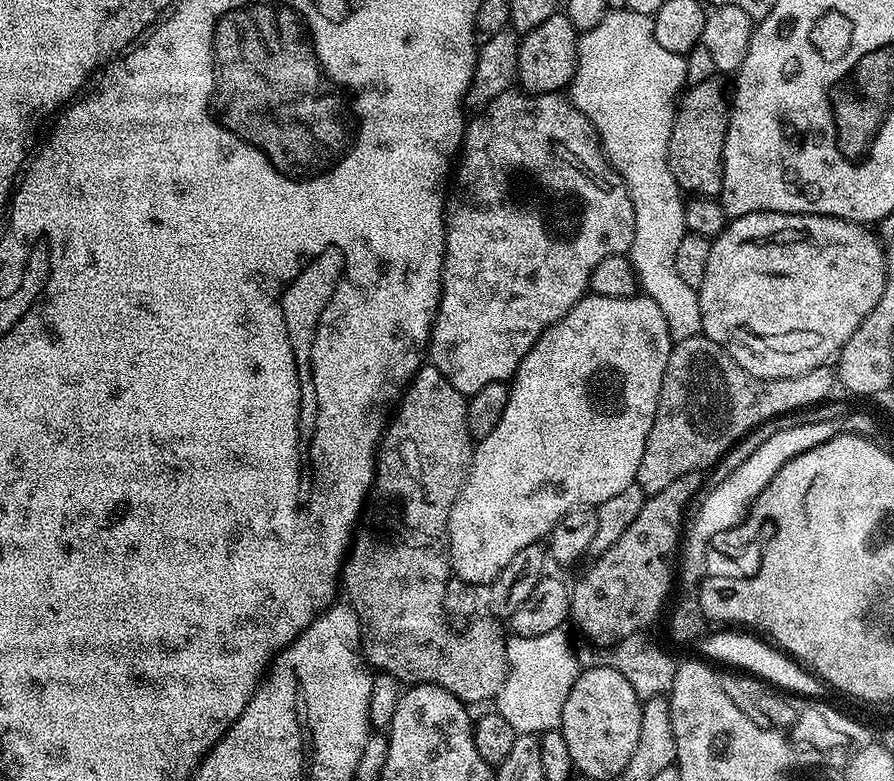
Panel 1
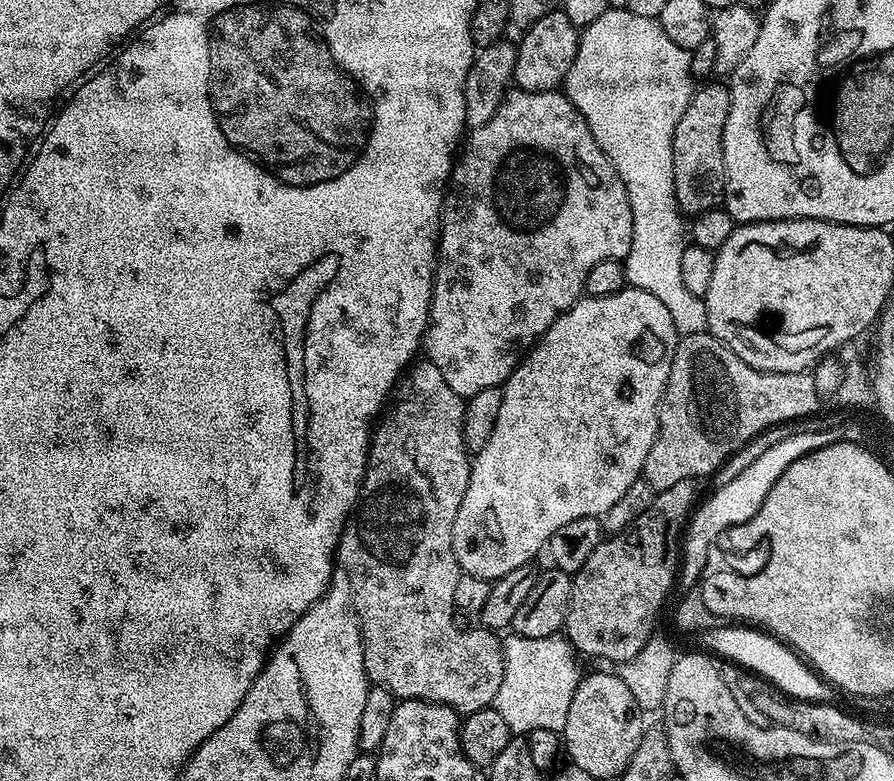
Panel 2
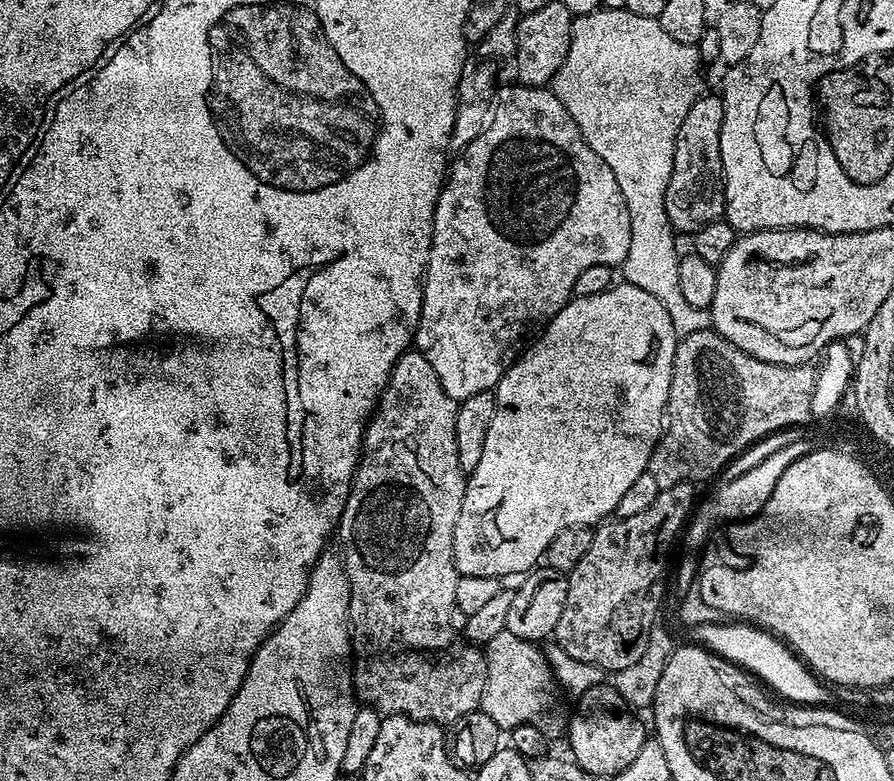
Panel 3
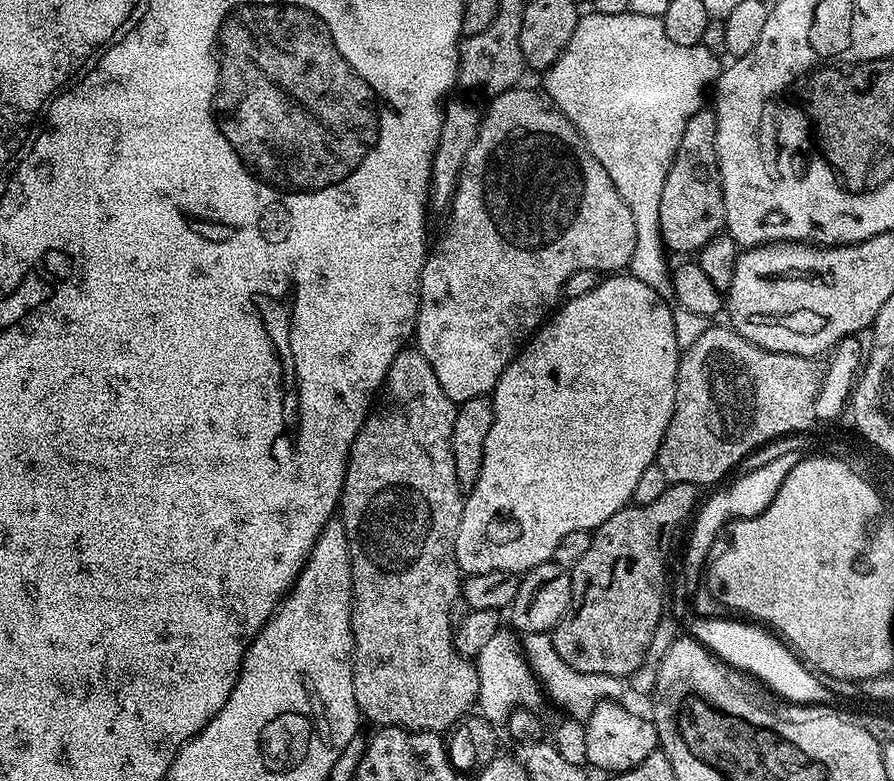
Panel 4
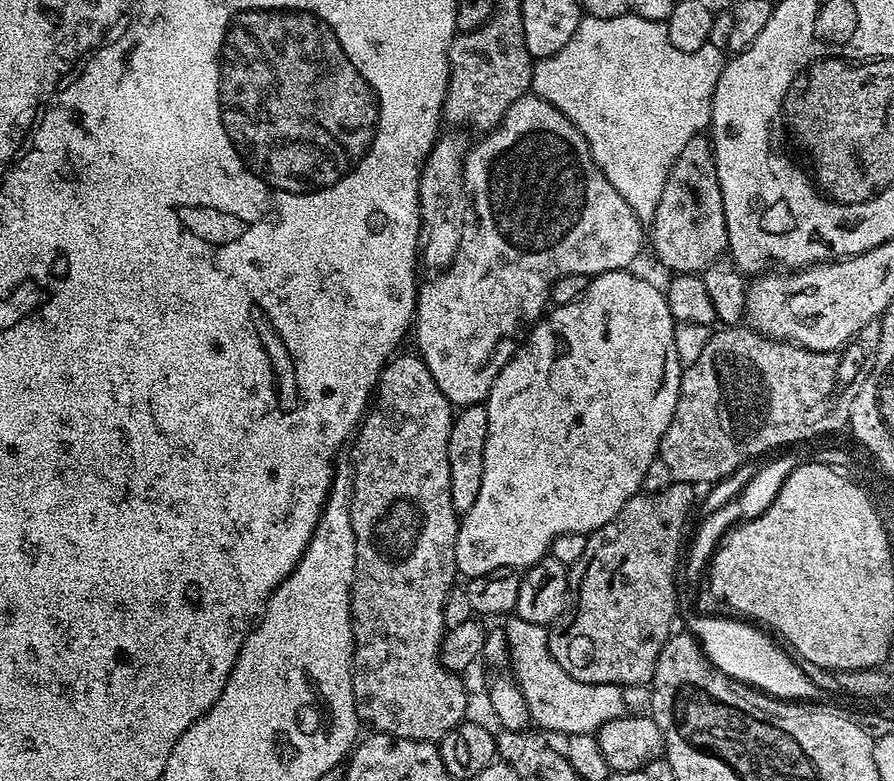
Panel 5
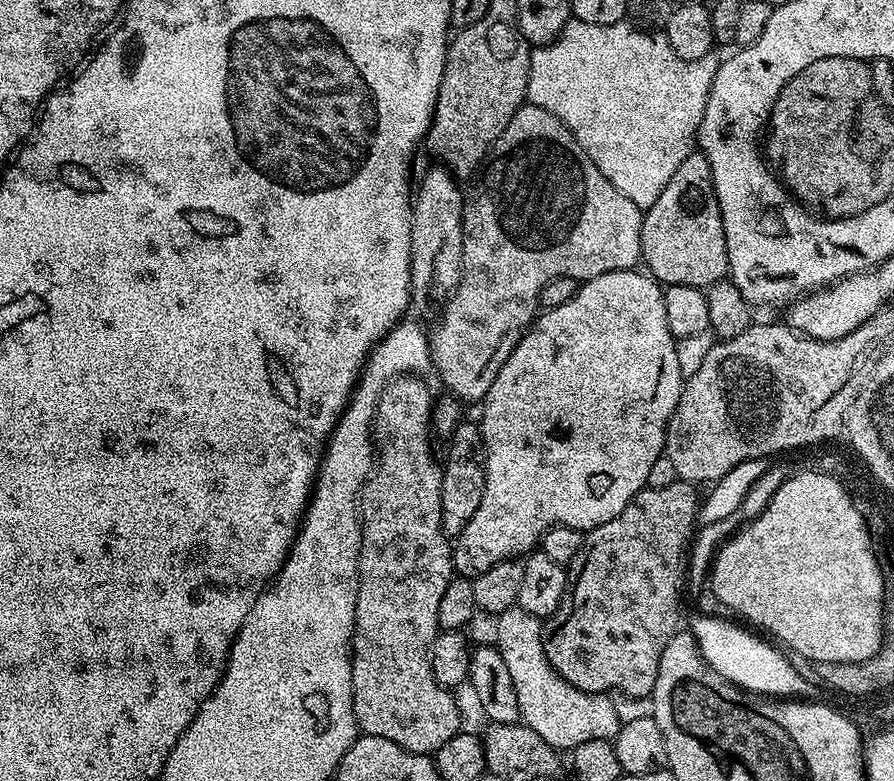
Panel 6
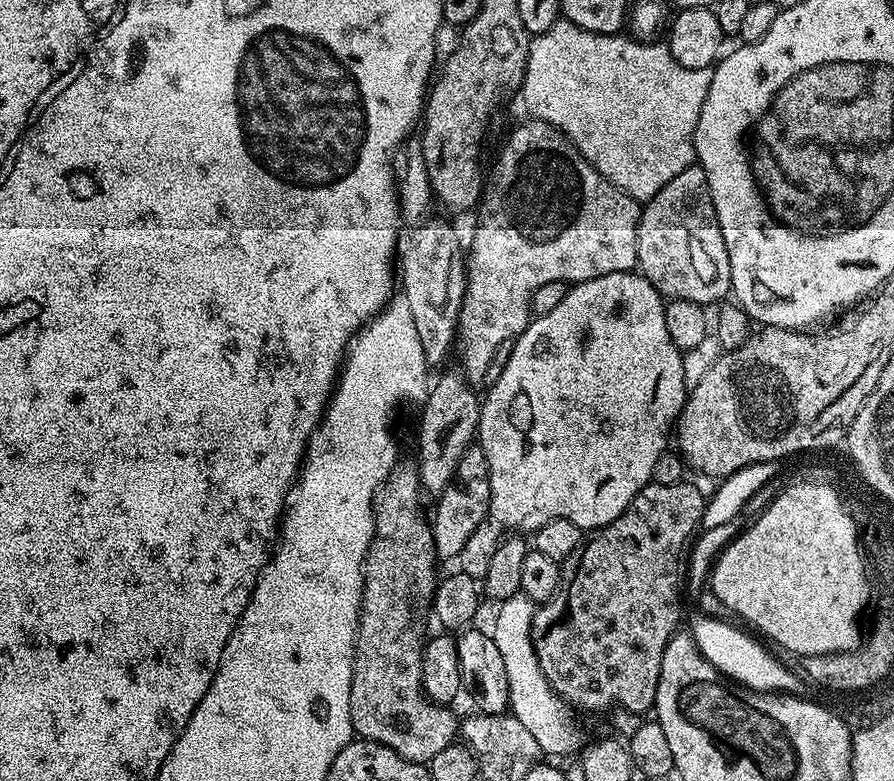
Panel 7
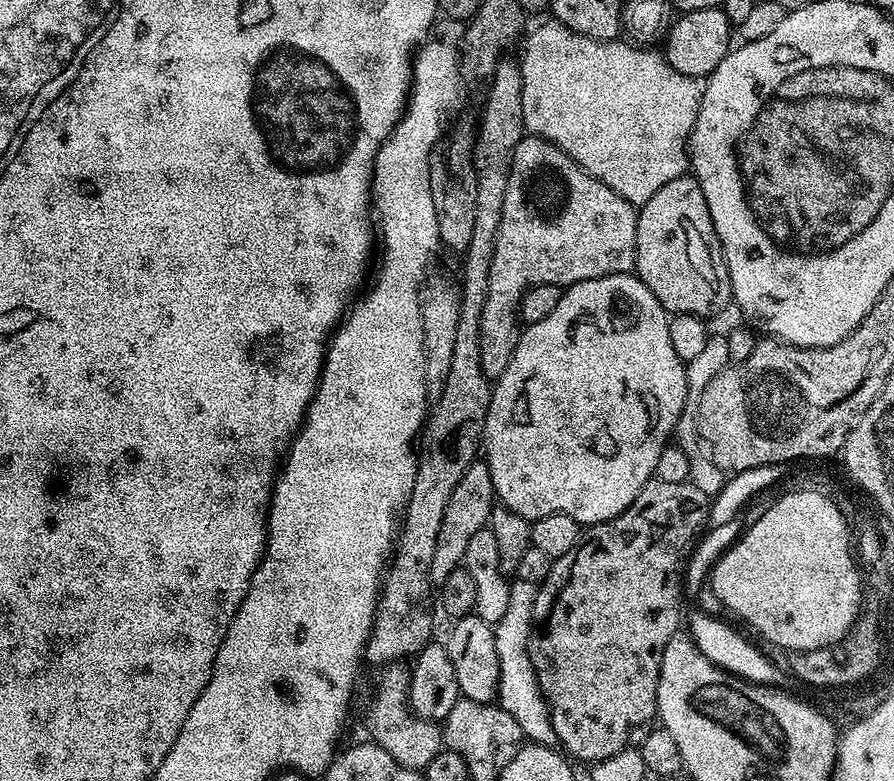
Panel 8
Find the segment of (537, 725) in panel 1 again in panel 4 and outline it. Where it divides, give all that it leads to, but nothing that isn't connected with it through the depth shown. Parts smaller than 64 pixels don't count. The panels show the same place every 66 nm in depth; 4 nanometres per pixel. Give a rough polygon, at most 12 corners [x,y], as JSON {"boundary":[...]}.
{"boundary":[[501,626],[474,663],[478,712],[503,725],[545,693],[515,631]]}

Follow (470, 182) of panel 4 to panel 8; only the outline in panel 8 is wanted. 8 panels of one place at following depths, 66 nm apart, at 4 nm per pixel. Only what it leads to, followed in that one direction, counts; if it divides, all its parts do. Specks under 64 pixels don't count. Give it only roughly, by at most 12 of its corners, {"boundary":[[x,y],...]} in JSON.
{"boundary":[[518,142],[480,319],[504,373],[526,290],[635,269],[636,214]]}

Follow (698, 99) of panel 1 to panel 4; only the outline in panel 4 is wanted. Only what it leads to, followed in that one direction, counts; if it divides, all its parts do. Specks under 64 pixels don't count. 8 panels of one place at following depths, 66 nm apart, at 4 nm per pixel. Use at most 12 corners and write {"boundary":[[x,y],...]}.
{"boundary":[[695,112],[662,186],[665,249],[725,231],[716,113]]}

